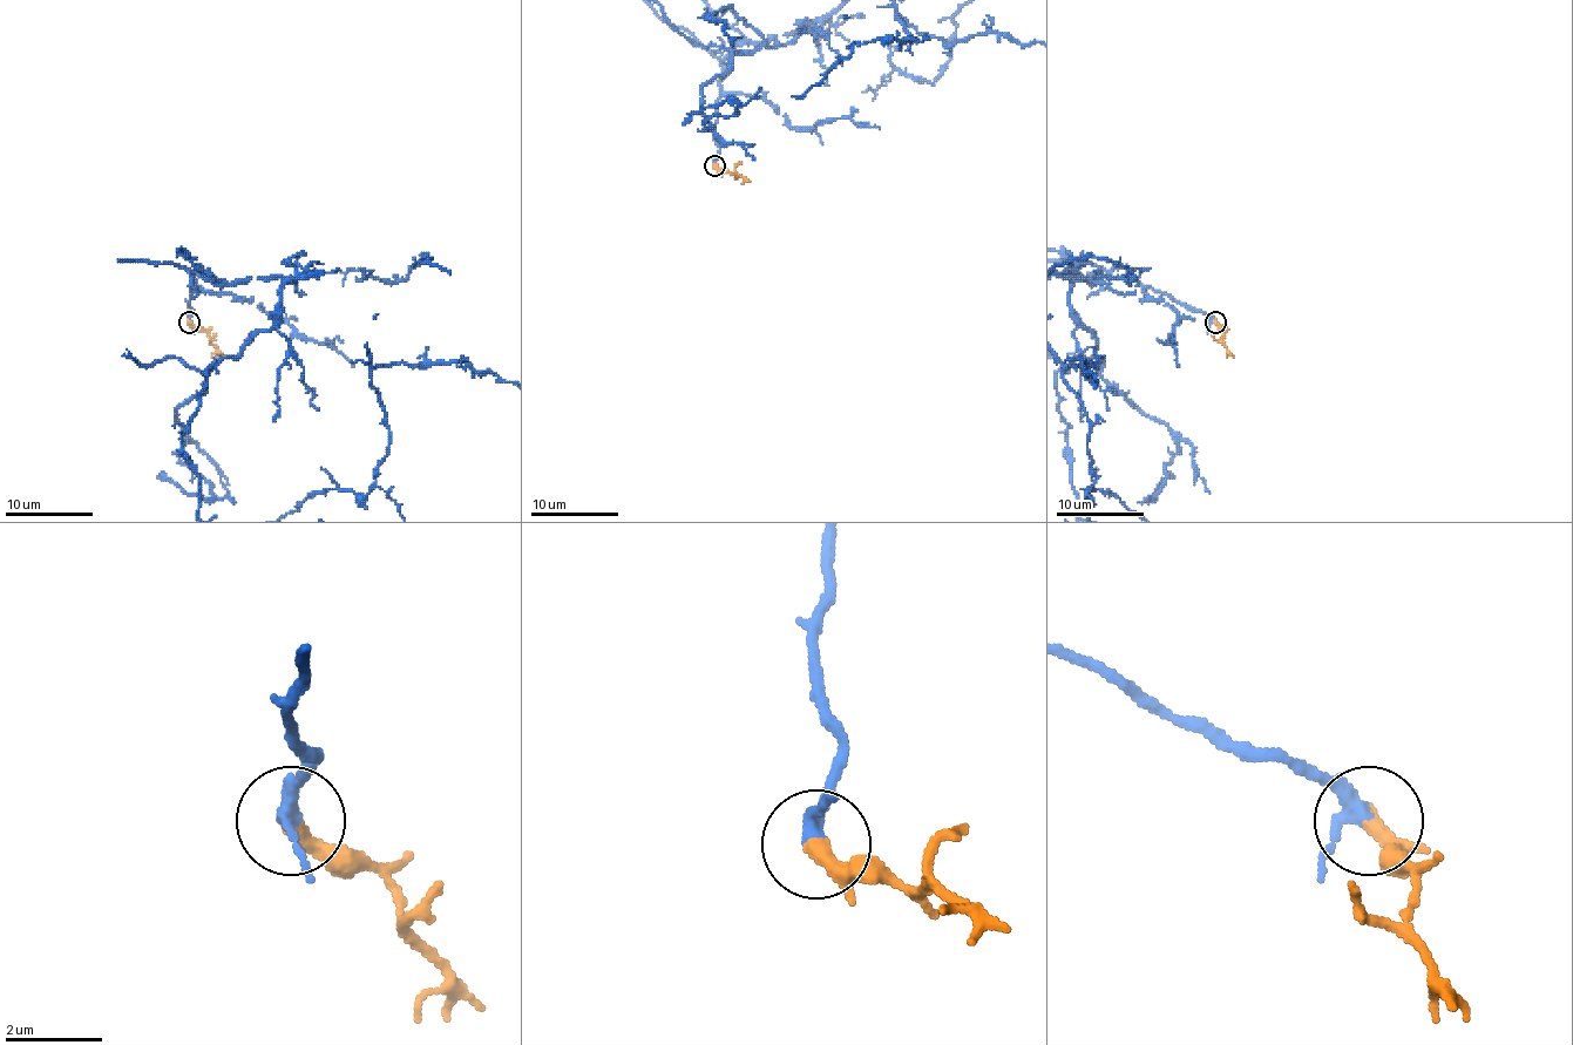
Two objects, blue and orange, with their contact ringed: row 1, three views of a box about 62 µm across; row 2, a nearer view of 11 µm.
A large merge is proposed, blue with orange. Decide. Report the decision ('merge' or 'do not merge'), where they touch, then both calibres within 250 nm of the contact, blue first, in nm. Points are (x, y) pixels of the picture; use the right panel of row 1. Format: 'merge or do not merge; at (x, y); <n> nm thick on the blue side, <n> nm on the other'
merge; at (1215, 321); 280 nm thick on the blue side, 280 nm on the other

